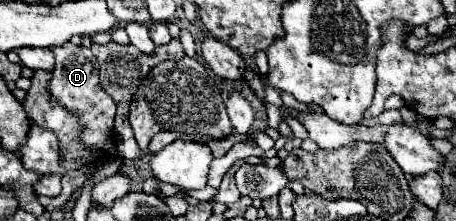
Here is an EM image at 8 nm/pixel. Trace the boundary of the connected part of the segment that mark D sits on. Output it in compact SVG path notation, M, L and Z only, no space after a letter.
M66 43L62 47L52 47L52 53L56 57L54 71L50 73L52 79L48 83L48 93L50 97L58 99L62 107L72 111L78 117L78 123L82 123L80 139L84 145L98 147L102 151L110 149L110 155L116 153L116 145L110 141L110 129L114 125L114 115L116 115L116 103L102 91L98 85L98 61L92 55L88 47Z

